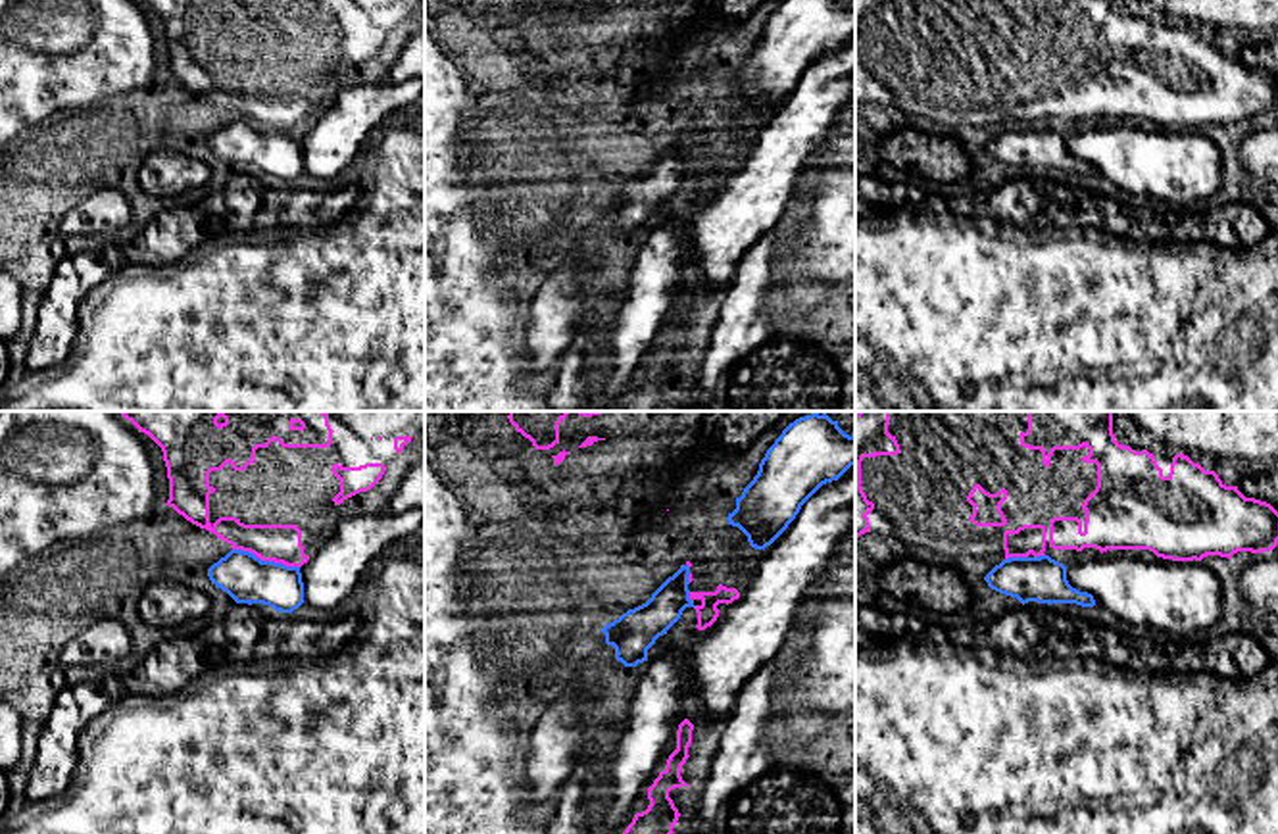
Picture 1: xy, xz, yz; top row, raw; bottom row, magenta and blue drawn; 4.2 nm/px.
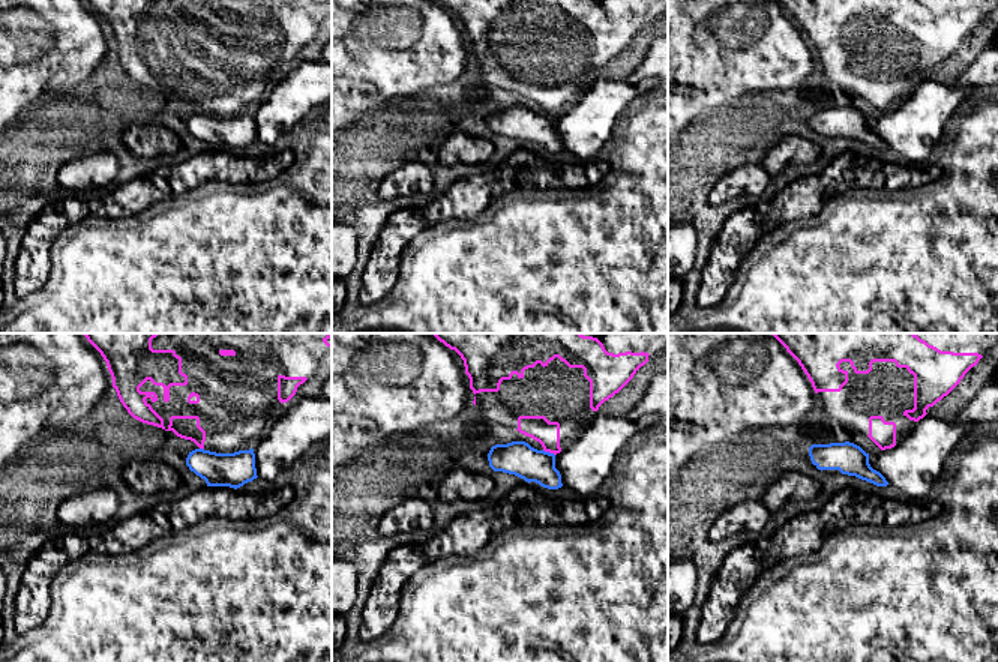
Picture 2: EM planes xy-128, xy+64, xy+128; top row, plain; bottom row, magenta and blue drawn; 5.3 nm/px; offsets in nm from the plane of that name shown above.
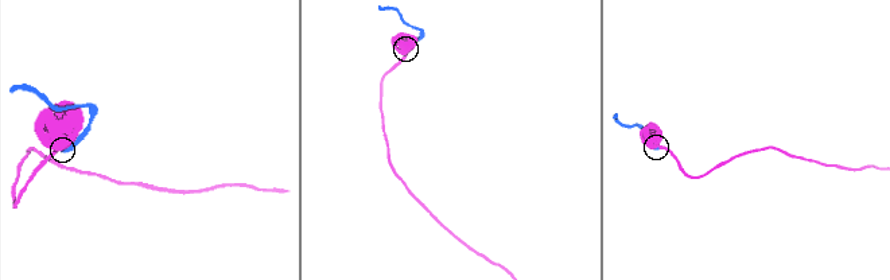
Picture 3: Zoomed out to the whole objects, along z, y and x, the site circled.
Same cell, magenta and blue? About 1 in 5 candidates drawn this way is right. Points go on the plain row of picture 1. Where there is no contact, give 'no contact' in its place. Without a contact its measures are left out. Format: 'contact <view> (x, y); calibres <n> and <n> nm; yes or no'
contact xy (266, 129); calibres 160 and 200 nm; no

